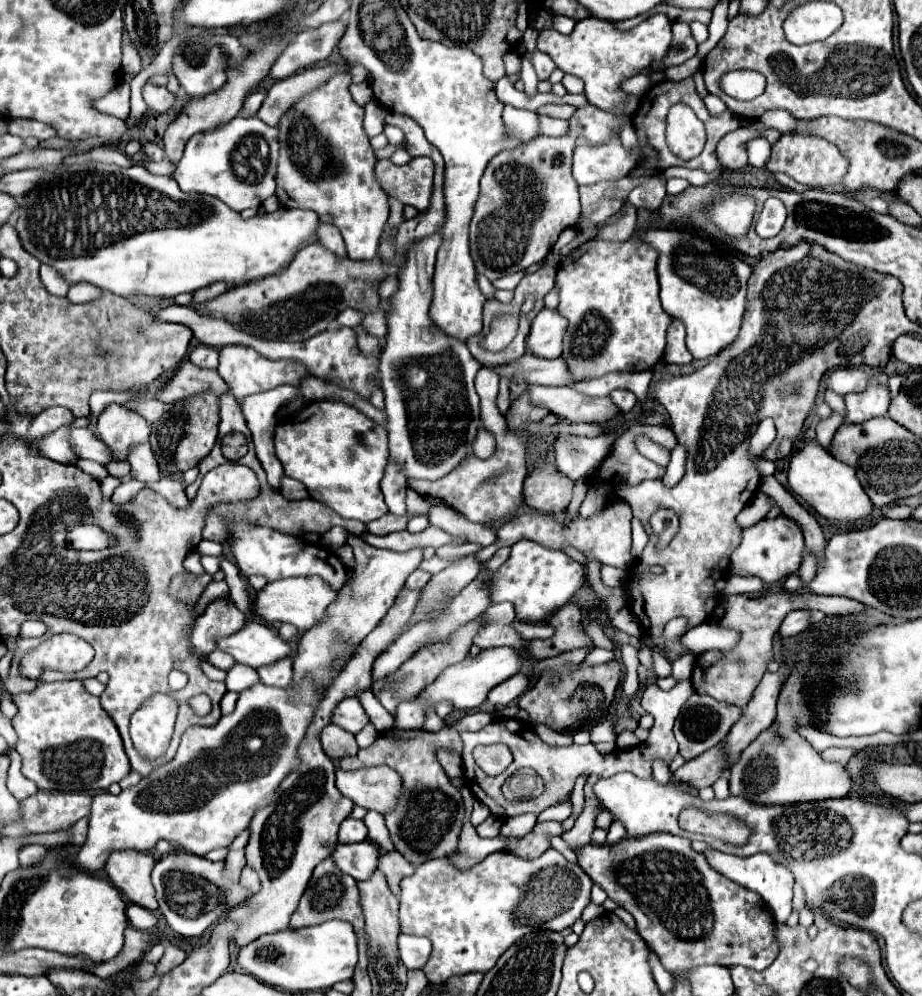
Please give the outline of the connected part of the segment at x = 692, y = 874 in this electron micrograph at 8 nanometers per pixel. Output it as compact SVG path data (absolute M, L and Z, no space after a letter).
M653 833L653 835L647 835L647 837L639 837L639 839L637 837L625 837L625 839L621 839L615 845L595 845L595 843L589 843L589 845L583 845L583 849L575 849L575 855L579 859L579 867L583 867L583 871L593 879L593 883L599 885L607 893L609 899L613 899L617 905L621 905L623 909L627 909L635 917L637 933L659 955L663 967L667 967L667 971L671 971L673 977L679 977L679 973L685 973L687 969L697 967L697 965L705 965L705 963L707 965L723 965L723 967L743 965L743 967L749 967L753 971L763 971L763 969L767 969L777 959L777 955L779 955L779 939L775 935L775 919L771 915L771 909L767 905L763 905L763 899L755 891L749 891L749 889L729 881L727 877L719 875L717 871L713 871L709 867L709 863L705 861L705 857L691 849L691 841L689 839L675 837L671 833Z

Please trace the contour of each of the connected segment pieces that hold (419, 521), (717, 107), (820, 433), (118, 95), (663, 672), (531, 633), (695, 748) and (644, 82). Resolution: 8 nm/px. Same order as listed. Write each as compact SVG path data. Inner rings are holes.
M427 515L411 517L411 519L407 521L407 531L409 531L409 533L421 533L421 531L425 531L427 527L429 527L429 519L427 519Z
M711 94L708 95L710 96L707 96L704 99L704 103L708 111L712 116L721 115L727 109L727 106L725 105L725 103L723 103L723 101L721 101L721 99L719 99L719 97L712 96Z
M831 413L827 419L821 419L819 423L817 423L817 441L823 445L823 447L827 447L829 445L829 441L831 441L831 437L835 435L835 431L837 431L837 427L843 423L843 415L839 415L839 413Z
M117 85L111 93L93 101L93 107L101 113L125 119L129 115L129 85Z
M653 649L653 671L657 673L657 677L671 675L671 663L659 651L655 651L655 649Z
M515 619L511 625L513 625L513 629L517 629L517 633L523 639L545 639L545 637L553 635L553 627L547 623L523 623L523 621Z
M693 693L689 697L689 701L683 705L683 709L681 709L681 713L679 713L677 721L675 721L675 739L679 743L679 755L685 761L689 761L689 759L701 755L703 751L719 745L739 717L741 717L739 707L725 705L725 703L719 703L719 701L715 701L715 699L707 697L707 695Z
M635 75L635 77L627 79L627 81L623 81L621 89L623 89L625 93L643 97L643 95L651 89L651 79L649 79L649 75Z

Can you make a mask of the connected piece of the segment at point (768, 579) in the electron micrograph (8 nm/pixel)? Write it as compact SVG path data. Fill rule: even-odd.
M785 515L775 519L761 519L759 523L741 531L741 543L731 553L731 575L757 575L765 583L775 583L791 573L797 573L803 561L803 533L799 525Z

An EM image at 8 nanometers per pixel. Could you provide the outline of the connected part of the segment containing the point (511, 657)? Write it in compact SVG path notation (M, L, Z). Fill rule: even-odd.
M509 647L483 649L475 657L469 655L461 663L449 665L447 669L443 669L443 673L437 677L437 681L433 681L431 685L427 685L427 689L423 689L423 693L419 693L419 697L415 697L413 701L399 703L397 711L395 711L395 727L397 729L423 729L423 723L427 719L425 717L427 711L435 709L443 701L451 703L455 709L473 709L473 707L479 707L485 701L489 689L493 689L501 681L509 679L511 675L519 673L521 667L523 667L523 663L525 663L525 659L521 659Z

